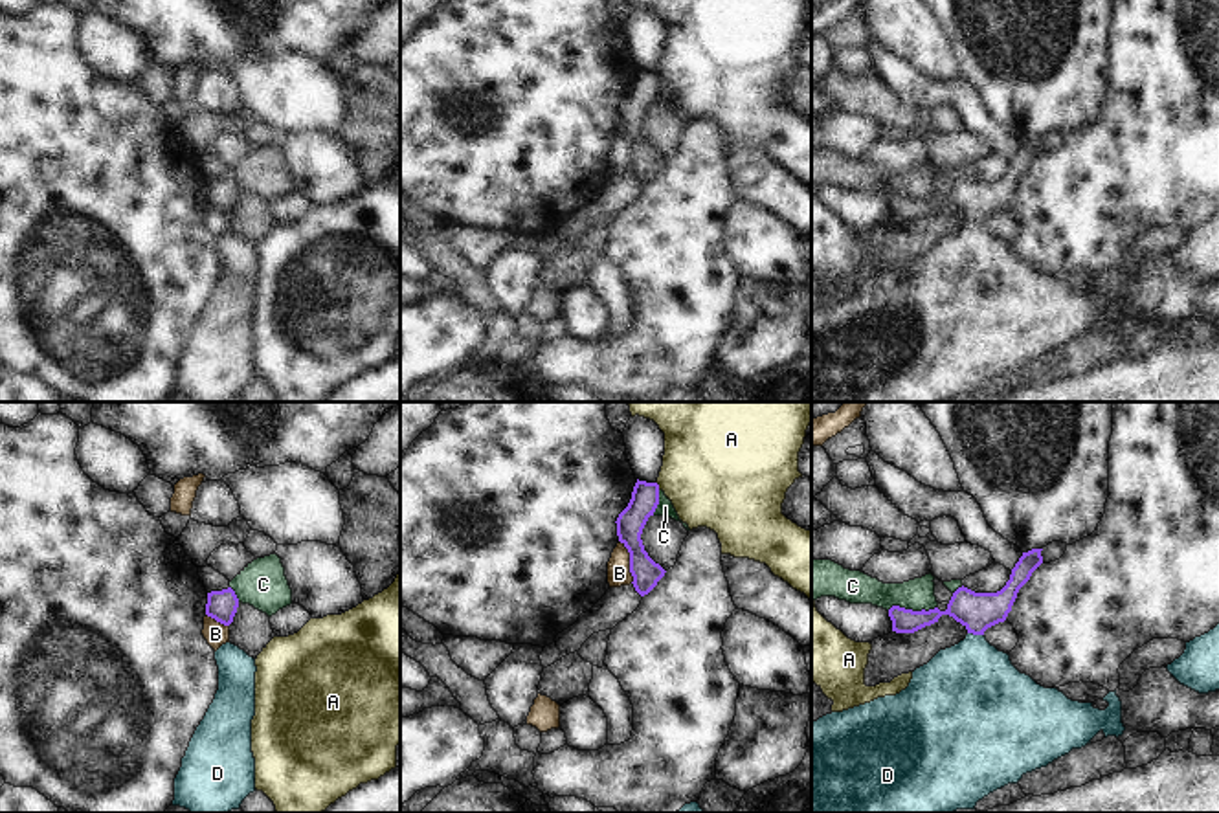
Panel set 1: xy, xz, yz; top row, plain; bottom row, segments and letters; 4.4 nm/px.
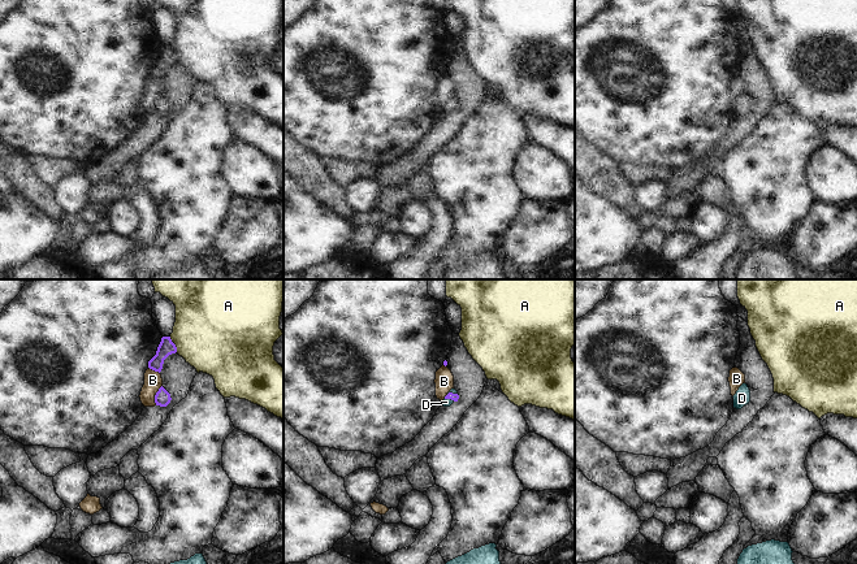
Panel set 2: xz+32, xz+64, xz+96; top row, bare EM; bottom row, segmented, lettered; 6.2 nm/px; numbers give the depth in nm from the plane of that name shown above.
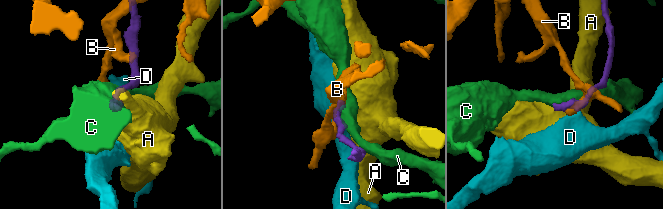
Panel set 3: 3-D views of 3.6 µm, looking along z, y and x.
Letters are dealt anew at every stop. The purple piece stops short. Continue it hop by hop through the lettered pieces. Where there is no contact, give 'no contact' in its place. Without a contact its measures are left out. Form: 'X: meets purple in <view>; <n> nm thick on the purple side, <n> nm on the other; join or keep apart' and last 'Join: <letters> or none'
A: meets purple in xz; 130 nm thick on the purple side, 460 nm on the other; keep apart
B: meets purple in xz; 120 nm thick on the purple side, 100 nm on the other; keep apart
C: meets purple in yz; 150 nm thick on the purple side, 140 nm on the other; keep apart
D: meets purple in yz; 170 nm thick on the purple side, 420 nm on the other; join
Join: D

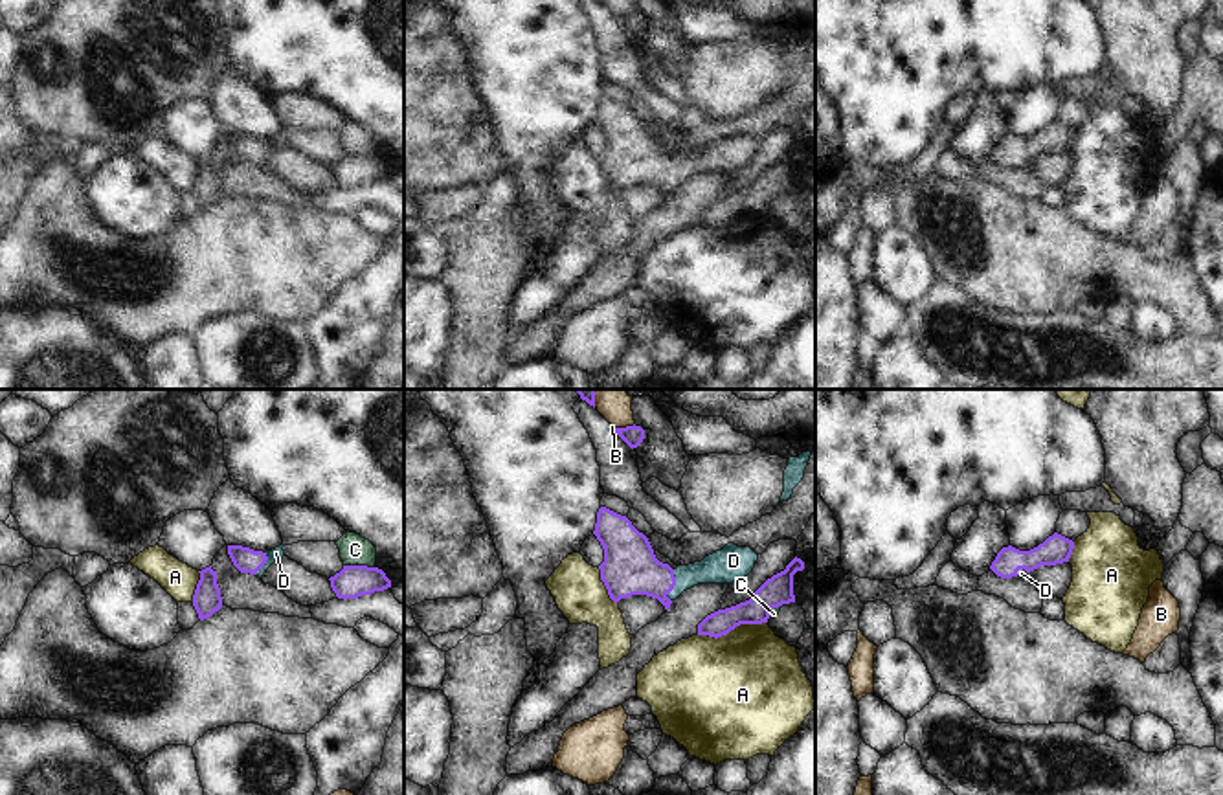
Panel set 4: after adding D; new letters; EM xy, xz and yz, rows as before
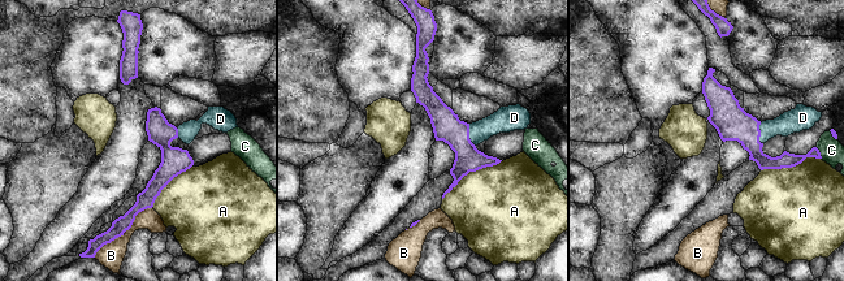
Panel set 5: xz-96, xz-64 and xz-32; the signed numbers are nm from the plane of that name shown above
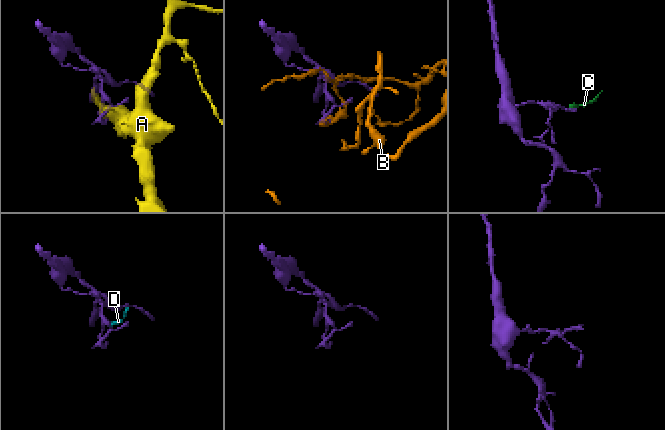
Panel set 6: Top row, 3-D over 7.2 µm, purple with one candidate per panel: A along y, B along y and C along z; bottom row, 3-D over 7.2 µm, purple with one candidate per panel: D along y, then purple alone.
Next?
A: meets purple in xz; 130 nm thick on the purple side, 460 nm on the other; keep apart
B: meets purple in xz; 90 nm thick on the purple side, 150 nm on the other; keep apart
C: meets purple in xy; 140 nm thick on the purple side, 130 nm on the other; keep apart
D: meets purple in xz; 240 nm thick on the purple side, 150 nm on the other; join
Join: D

